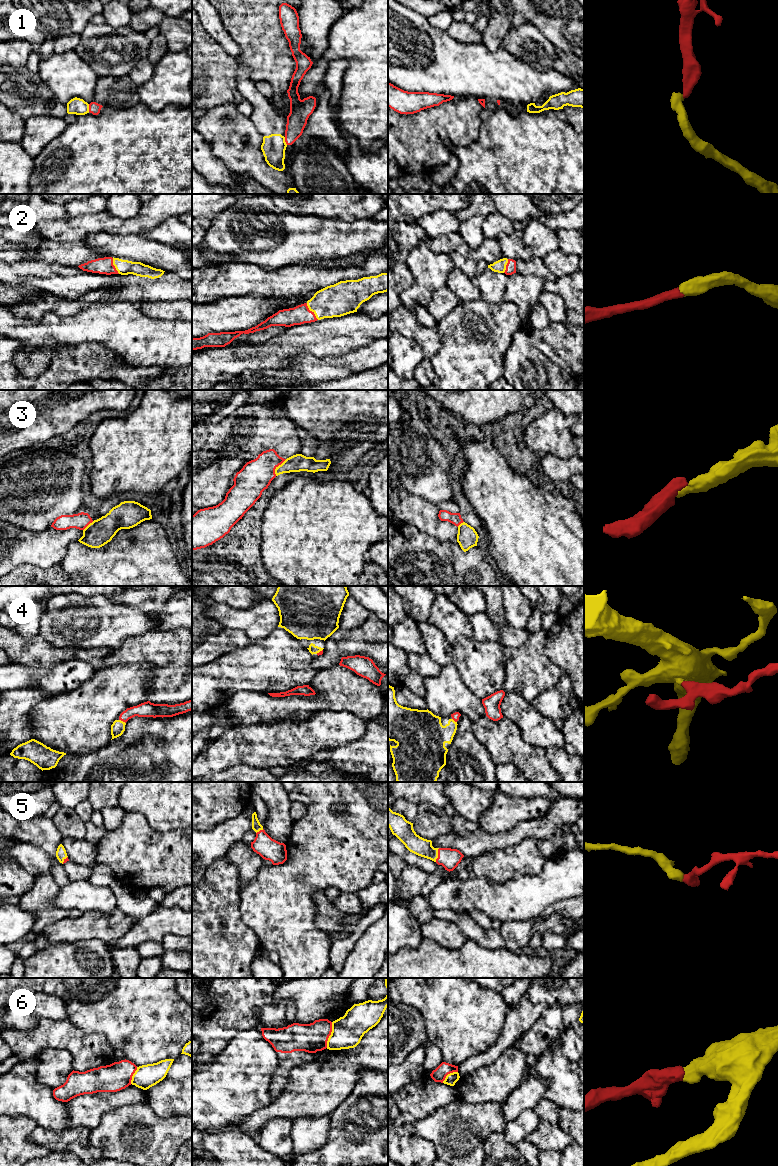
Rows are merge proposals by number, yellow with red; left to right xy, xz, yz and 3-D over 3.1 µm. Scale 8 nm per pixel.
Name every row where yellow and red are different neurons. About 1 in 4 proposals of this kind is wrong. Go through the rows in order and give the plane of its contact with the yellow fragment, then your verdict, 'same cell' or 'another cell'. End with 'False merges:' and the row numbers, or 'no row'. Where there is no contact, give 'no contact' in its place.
1: meets yellow in xy; another cell
2: meets yellow in xz; same cell
3: meets yellow in xz; same cell
4: meets yellow in xy; same cell
5: meets yellow in yz; same cell
6: meets yellow in xz; another cell
False merges: 1, 6

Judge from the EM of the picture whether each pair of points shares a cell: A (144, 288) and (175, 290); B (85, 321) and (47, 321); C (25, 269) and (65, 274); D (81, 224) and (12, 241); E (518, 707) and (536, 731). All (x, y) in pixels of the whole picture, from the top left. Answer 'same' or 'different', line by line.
A: same
B: same
C: same
D: different
E: same

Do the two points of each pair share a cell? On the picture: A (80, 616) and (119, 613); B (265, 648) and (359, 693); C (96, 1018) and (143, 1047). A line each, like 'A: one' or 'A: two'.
A: one
B: two
C: one

